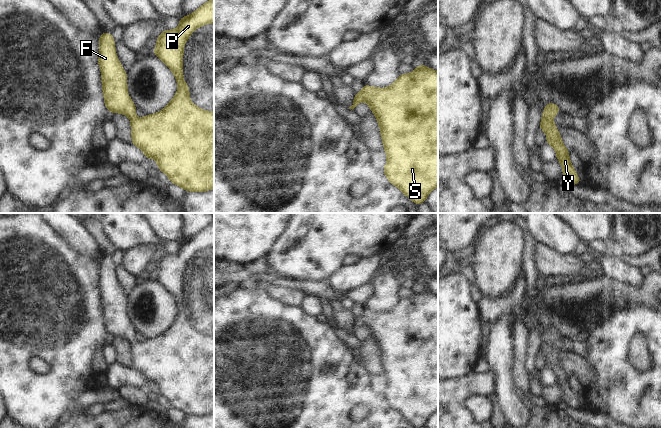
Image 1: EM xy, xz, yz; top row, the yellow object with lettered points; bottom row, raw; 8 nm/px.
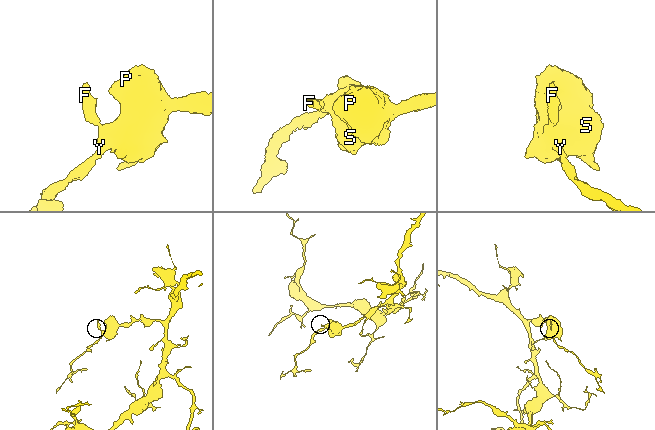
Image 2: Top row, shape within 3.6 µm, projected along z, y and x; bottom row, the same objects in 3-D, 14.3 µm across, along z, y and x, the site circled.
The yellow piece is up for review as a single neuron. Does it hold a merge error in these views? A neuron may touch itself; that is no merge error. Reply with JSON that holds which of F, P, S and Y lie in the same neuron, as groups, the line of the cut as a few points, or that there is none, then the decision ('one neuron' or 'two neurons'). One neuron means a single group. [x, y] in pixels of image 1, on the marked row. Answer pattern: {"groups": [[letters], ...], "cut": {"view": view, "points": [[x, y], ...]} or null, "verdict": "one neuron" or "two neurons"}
{"groups": [["F", "P", "S", "Y"]], "cut": null, "verdict": "one neuron"}

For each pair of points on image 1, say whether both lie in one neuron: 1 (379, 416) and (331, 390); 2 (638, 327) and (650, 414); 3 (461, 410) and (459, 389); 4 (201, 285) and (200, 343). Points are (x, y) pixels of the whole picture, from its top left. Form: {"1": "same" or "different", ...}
{"1": "same", "2": "same", "3": "different", "4": "same"}

